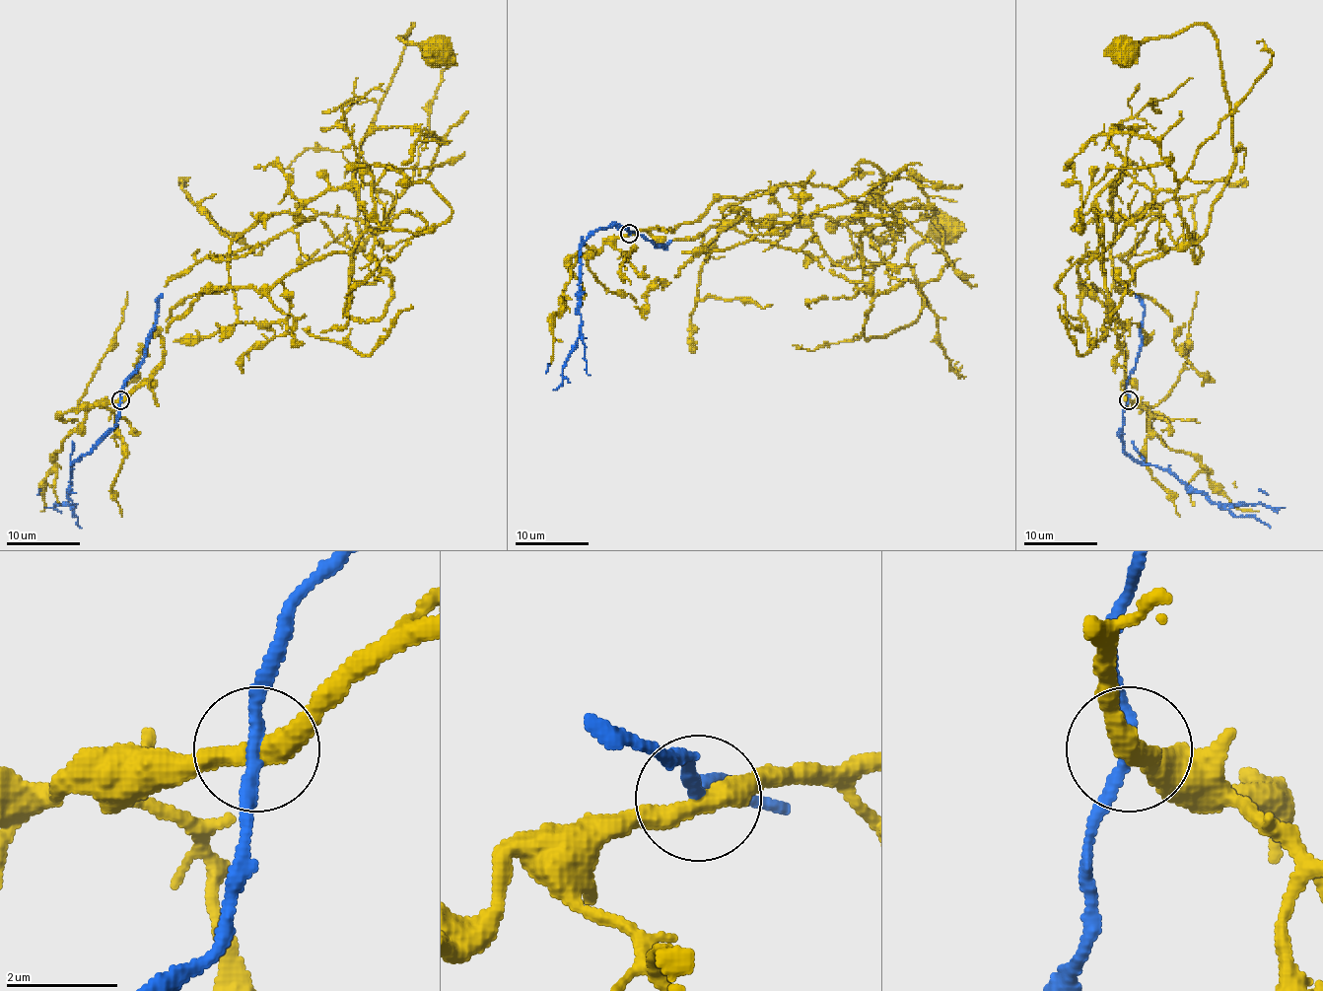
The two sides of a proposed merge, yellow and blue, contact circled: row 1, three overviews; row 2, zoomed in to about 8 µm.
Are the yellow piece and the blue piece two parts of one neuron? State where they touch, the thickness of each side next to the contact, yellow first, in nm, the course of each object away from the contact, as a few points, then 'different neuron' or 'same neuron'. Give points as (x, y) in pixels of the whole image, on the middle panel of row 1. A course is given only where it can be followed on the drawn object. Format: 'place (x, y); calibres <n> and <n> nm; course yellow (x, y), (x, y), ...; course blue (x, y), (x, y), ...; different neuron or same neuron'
place (629, 233); calibres 380 and 200 nm; course yellow (628, 233), (783, 183), (875, 203), (901, 282), (868, 339), (916, 319), (909, 254), (947, 233); course blue (628, 233), (627, 227), (608, 226), (581, 247), (581, 334), (562, 369), (547, 371), (549, 364); same neuron

